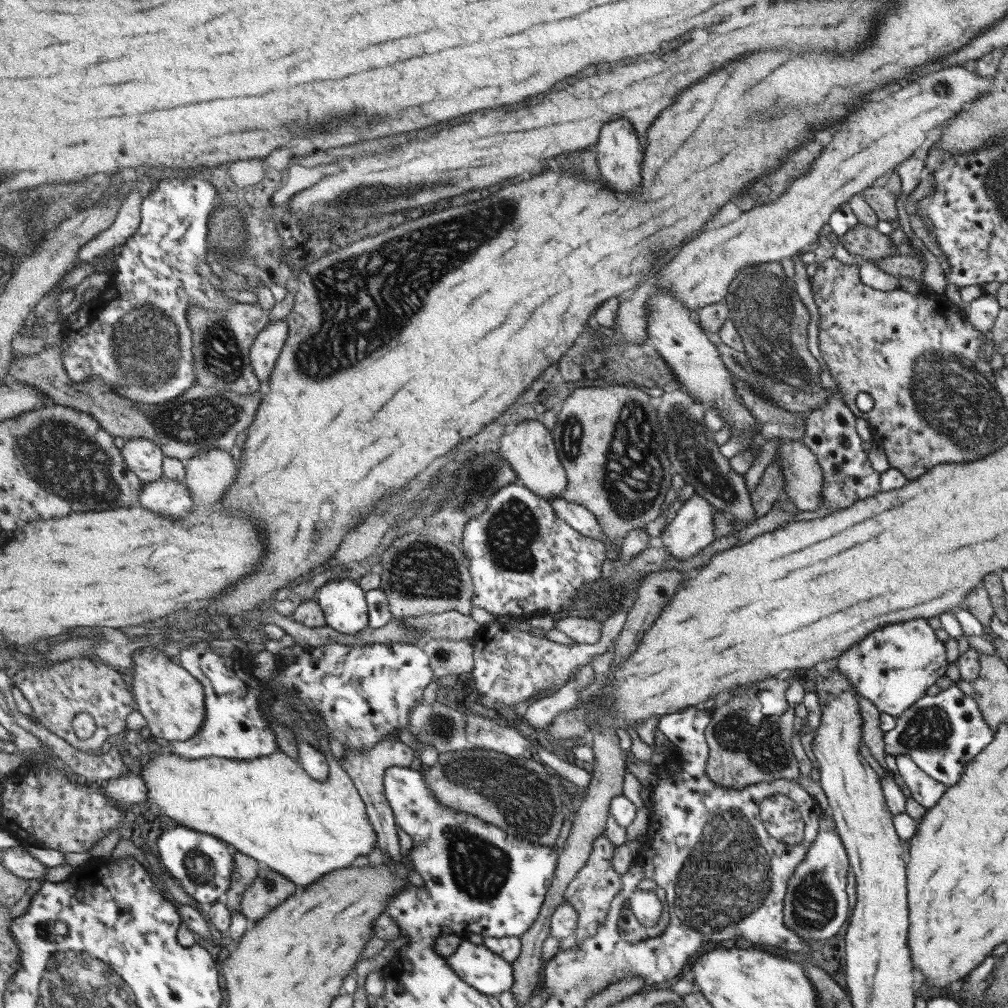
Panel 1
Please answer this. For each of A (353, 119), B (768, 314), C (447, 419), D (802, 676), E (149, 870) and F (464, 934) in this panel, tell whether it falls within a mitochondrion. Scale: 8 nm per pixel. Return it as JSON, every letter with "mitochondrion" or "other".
{"A":"mitochondrion","B":"mitochondrion","C":"other","D":"other","E":"other","F":"other"}

